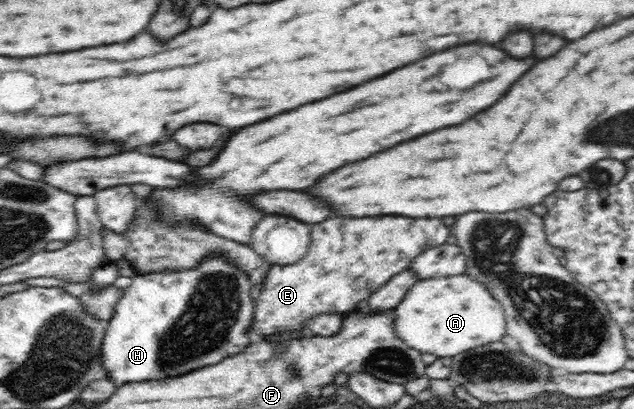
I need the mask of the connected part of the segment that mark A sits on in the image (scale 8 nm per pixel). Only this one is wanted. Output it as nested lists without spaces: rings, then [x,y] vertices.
[[[465,274],[415,281],[393,311],[395,335],[407,347],[418,350],[422,355],[432,354],[436,358],[451,358],[467,350],[501,341],[506,334],[504,308],[492,297],[486,286]]]

